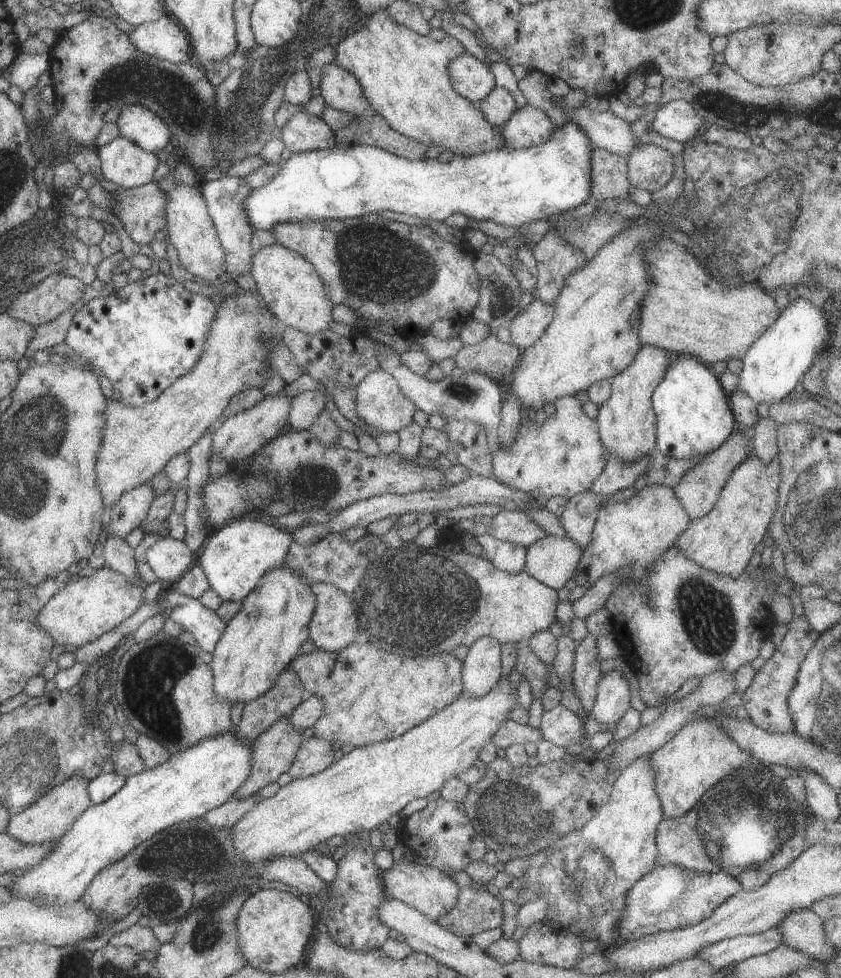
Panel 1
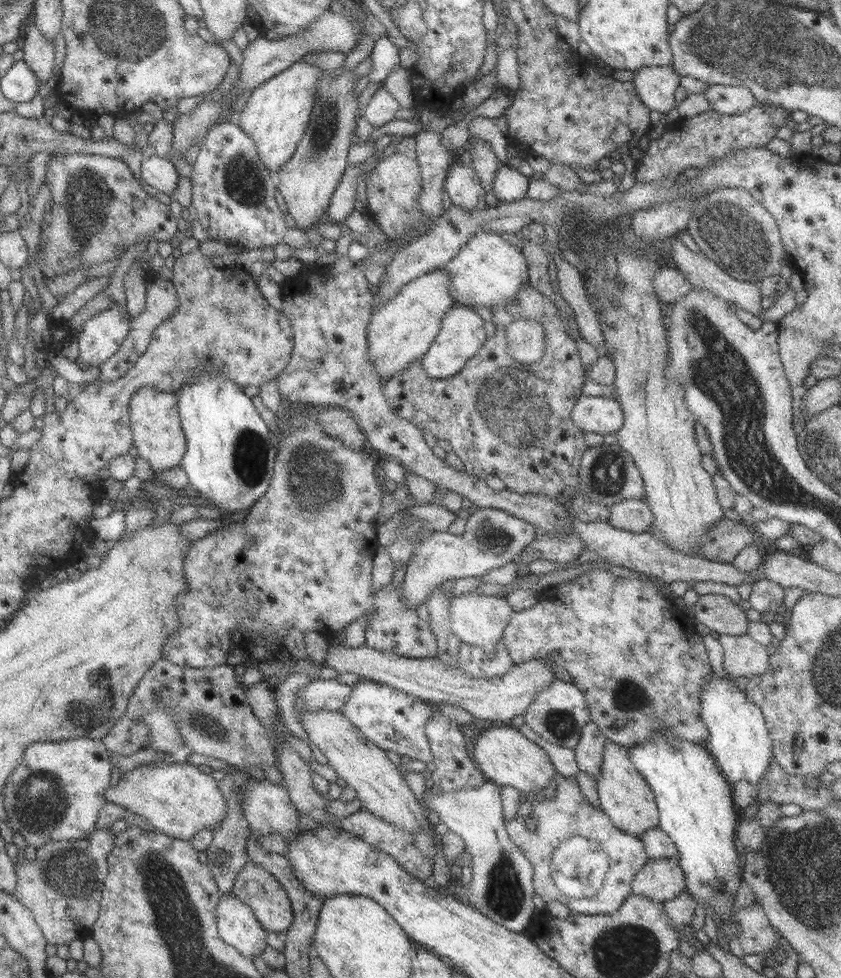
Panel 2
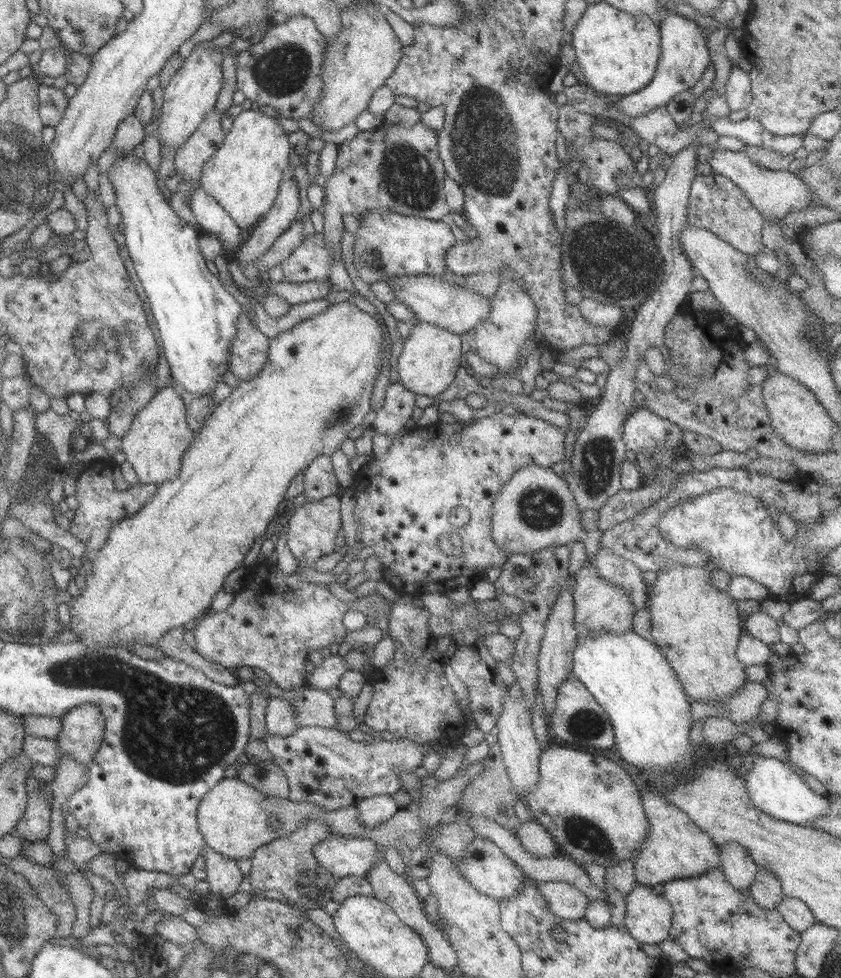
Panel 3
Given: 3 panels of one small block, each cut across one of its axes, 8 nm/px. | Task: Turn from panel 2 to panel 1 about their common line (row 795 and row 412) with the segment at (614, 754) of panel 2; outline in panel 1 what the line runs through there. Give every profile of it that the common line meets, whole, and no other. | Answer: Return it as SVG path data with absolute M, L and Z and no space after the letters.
M642 345L634 362L611 379L612 394L599 407L596 424L602 446L610 455L618 456L622 462L634 462L646 454L652 454L657 448L656 424L657 418L652 406L652 394L670 366L672 354L660 346Z

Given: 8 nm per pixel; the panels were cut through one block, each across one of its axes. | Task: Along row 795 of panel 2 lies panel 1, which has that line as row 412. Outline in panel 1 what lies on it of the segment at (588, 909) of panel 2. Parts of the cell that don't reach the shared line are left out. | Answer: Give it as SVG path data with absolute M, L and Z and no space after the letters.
M575 395L555 402L554 416L525 413L518 436L510 446L491 454L494 477L503 485L522 490L533 498L562 496L572 498L588 491L608 462L610 452L602 446L596 419L584 414Z

